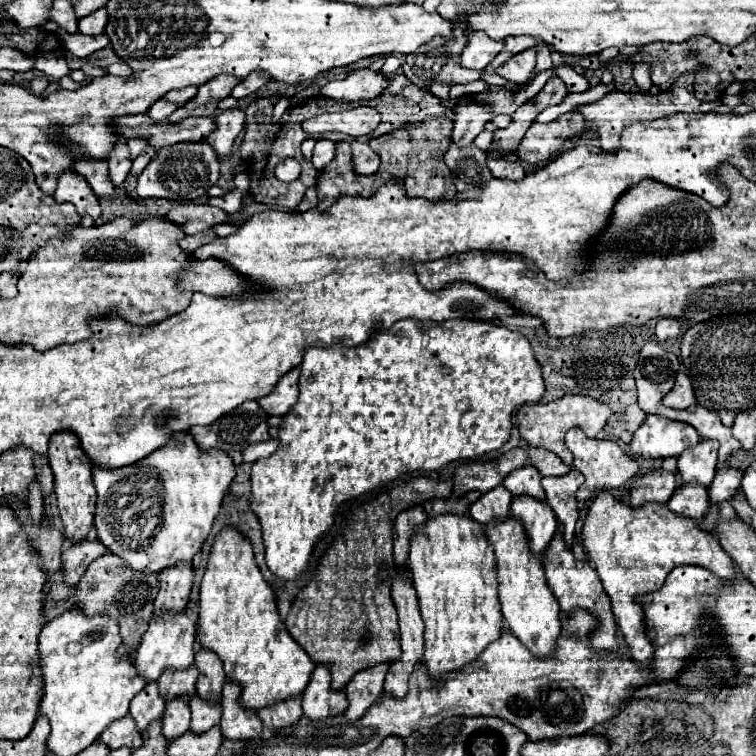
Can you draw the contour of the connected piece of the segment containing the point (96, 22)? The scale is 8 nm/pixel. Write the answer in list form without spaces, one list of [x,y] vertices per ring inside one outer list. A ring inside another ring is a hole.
[[[102,7],[102,9],[94,11],[92,15],[82,17],[82,19],[78,21],[78,31],[86,33],[86,35],[100,35],[100,33],[104,33],[106,19],[108,19],[108,15],[106,15],[106,9]]]

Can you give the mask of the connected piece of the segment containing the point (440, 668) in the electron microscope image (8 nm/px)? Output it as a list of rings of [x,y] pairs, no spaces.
[[[460,515],[428,519],[410,545],[410,573],[424,619],[424,665],[432,679],[460,671],[496,639],[504,629],[500,613],[496,561],[480,523]]]

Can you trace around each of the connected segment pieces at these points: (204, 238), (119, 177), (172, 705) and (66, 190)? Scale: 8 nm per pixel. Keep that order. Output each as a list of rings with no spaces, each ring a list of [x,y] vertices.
[[[206,231],[206,233],[198,233],[198,235],[186,235],[186,237],[180,241],[180,247],[182,247],[184,251],[188,251],[188,253],[194,253],[200,245],[208,243],[208,241],[214,239],[214,237],[216,237],[216,235],[210,233],[210,231]]]
[[[118,139],[112,153],[110,153],[110,157],[108,157],[108,169],[110,169],[108,177],[114,183],[114,187],[124,183],[124,179],[130,173],[130,167],[132,167],[132,161],[130,161],[126,139]]]
[[[174,699],[166,703],[166,711],[162,717],[162,733],[168,741],[178,739],[190,729],[190,709],[186,699]]]
[[[66,171],[60,175],[58,187],[54,191],[54,199],[58,199],[58,203],[62,201],[72,203],[80,215],[96,217],[102,213],[100,199],[94,195],[88,181],[76,171]]]

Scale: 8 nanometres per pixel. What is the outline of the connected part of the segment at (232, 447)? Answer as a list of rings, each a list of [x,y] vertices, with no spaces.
[[[248,401],[228,415],[222,415],[212,425],[192,427],[190,435],[202,451],[220,449],[224,453],[242,451],[250,443],[268,441],[268,415],[256,401]]]

